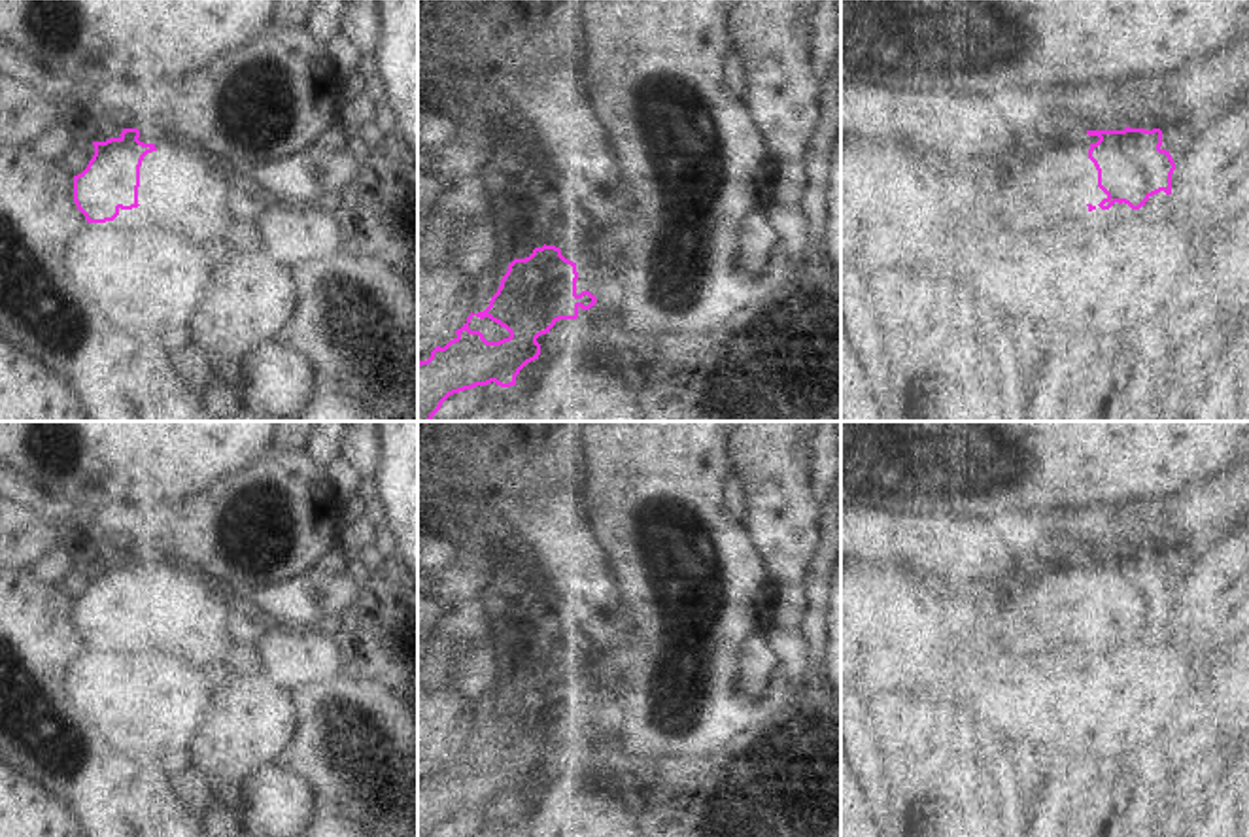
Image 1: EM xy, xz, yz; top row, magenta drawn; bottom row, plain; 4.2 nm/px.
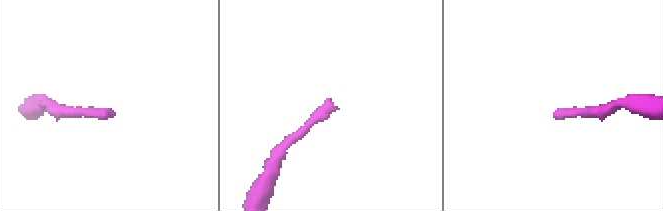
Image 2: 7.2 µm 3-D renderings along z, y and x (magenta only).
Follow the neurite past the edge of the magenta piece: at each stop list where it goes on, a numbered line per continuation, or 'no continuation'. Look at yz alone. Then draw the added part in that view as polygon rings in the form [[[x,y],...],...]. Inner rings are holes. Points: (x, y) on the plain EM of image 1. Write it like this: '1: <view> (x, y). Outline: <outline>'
1: yz (1076, 607). Outline: [[[1088,580],[1079,586],[1062,586],[1041,608],[1022,612],[1015,620],[1015,623],[1030,625],[1047,637],[1069,627],[1098,629],[1104,622],[1107,618],[1098,610],[1098,593]]]

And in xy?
1: xy (195, 613). Outline: [[[151,574],[140,589],[138,627],[164,623],[174,633],[174,648],[206,669],[223,661],[231,646],[223,627],[225,610],[227,591],[217,586],[187,586],[174,574]]]

